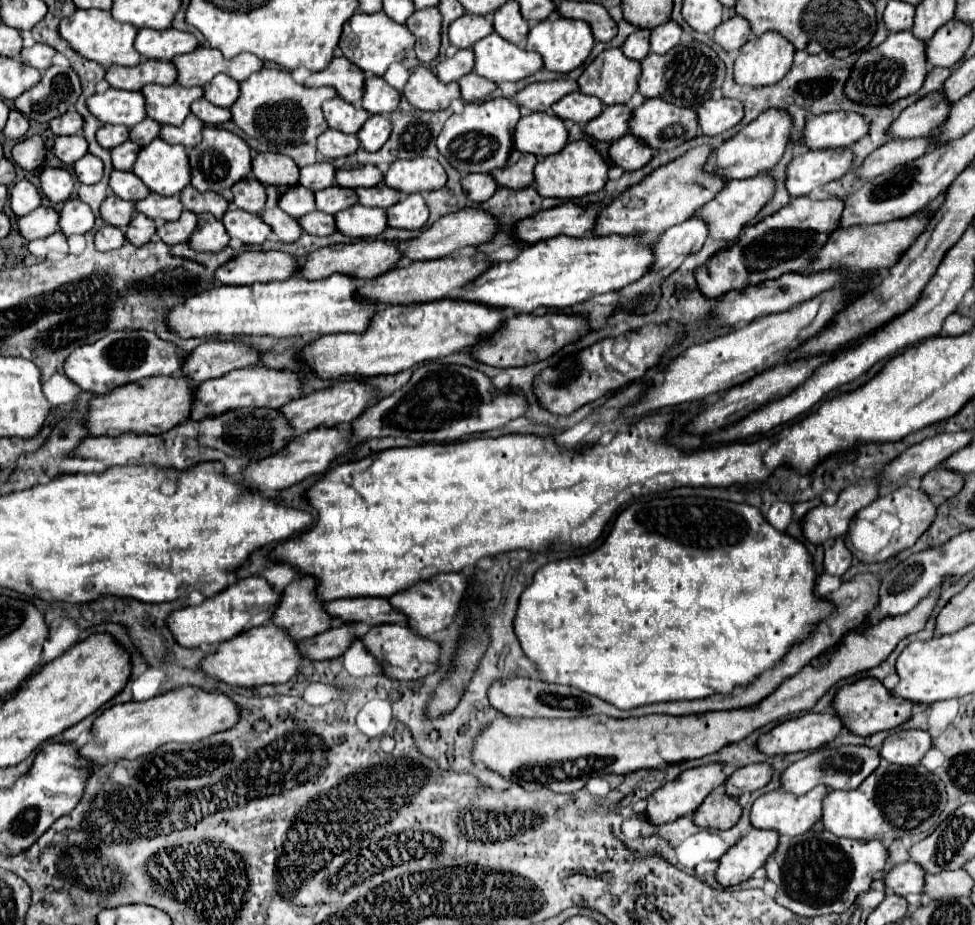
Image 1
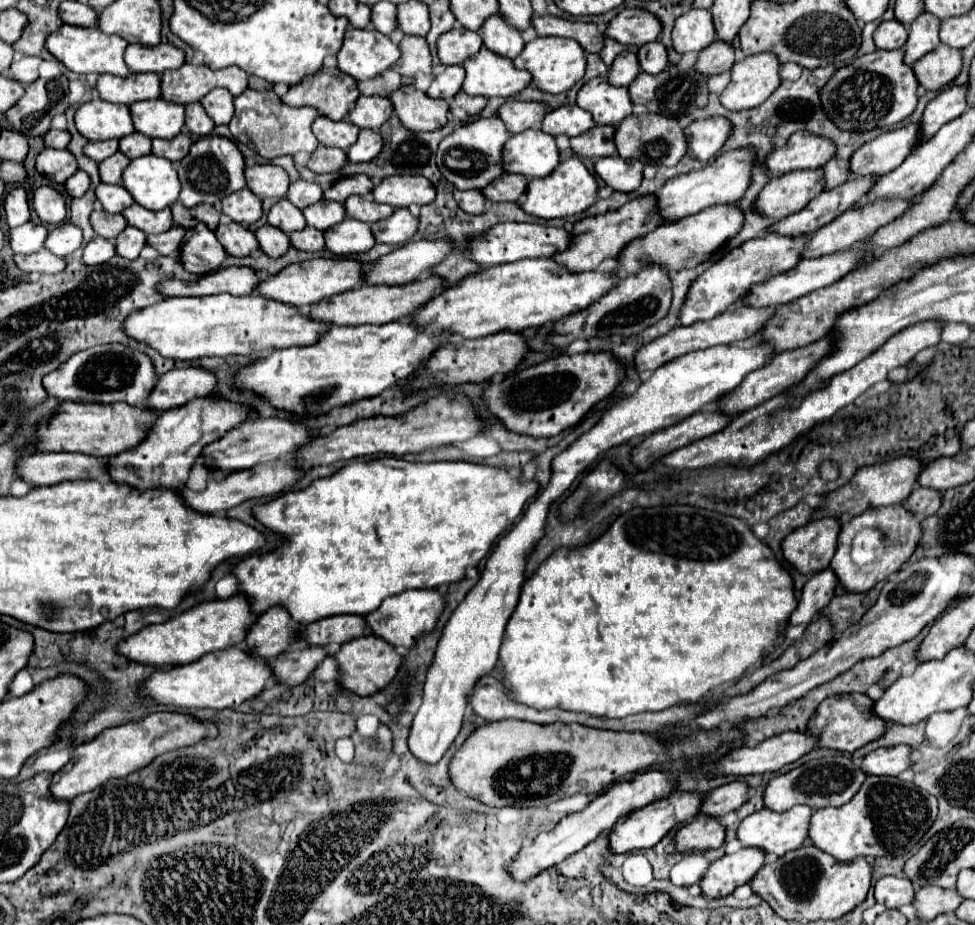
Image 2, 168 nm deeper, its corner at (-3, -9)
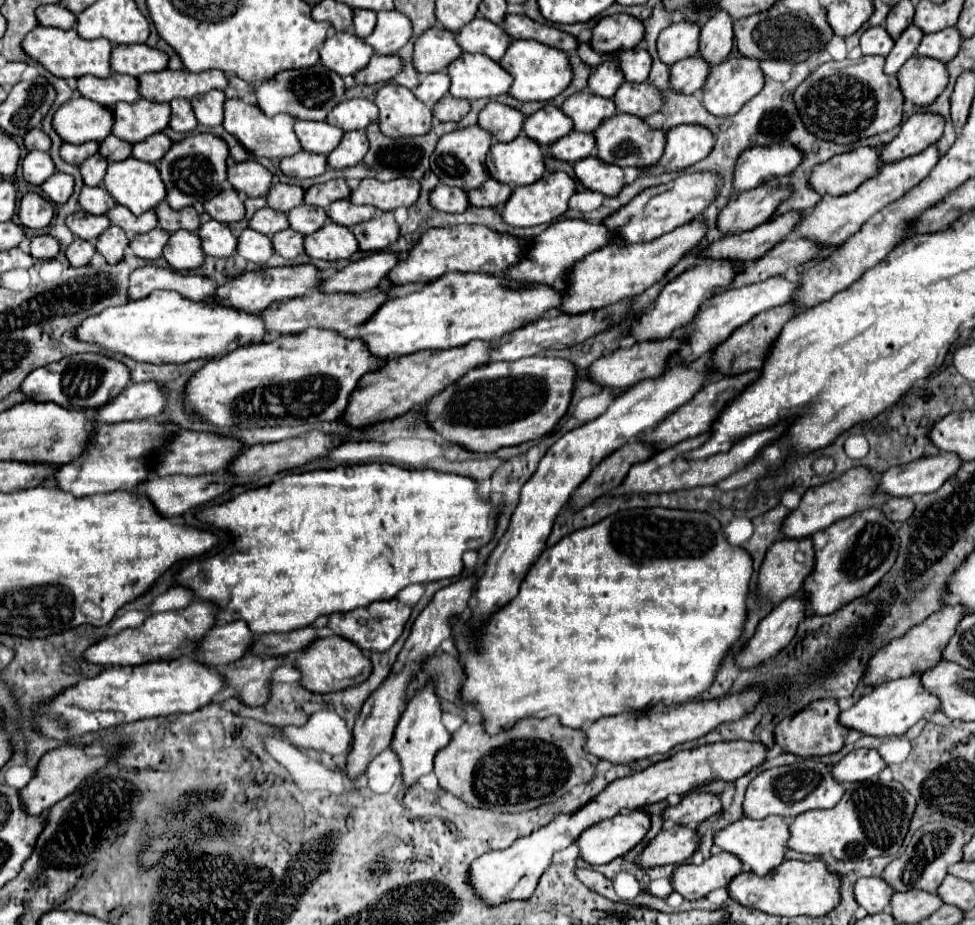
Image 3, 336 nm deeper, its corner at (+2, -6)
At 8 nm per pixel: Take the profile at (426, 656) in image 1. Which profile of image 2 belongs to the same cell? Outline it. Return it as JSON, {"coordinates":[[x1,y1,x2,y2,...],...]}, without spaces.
{"coordinates":[[365,635,341,645,341,651,335,655,335,659,339,661,343,673,341,687,355,695,375,695,395,679,397,669,403,663,403,655,399,655,393,645,387,645,387,641,381,641,381,637,373,635]]}

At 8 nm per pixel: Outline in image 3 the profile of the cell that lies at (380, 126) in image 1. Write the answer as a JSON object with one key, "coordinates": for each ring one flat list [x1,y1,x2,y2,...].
{"coordinates":[[346,132,340,144,326,156,330,168,348,168,356,166,368,152,368,138,364,132]]}

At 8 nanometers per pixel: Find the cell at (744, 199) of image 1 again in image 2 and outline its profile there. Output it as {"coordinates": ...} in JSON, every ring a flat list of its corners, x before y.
{"coordinates":[[725,203,725,205,715,205,709,209,703,209,701,213,689,215,677,223,665,223,661,227,657,227,655,231,647,233,645,237,631,241,627,245,627,249,621,253,619,257,619,267,613,273,627,273,627,275,635,275,641,265,639,265,639,255,649,255,649,261,663,265,667,271,679,271,685,267,695,267,707,259,711,259,713,253,717,253,719,249,723,249,729,239,733,239,743,225,743,217,741,217,741,209,737,209,737,205,733,203]]}

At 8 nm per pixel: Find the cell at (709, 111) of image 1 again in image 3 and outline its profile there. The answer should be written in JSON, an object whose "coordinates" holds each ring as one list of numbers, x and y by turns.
{"coordinates":[[696,124,674,126,666,132,666,148,660,162,656,162,656,166,648,166,640,170,640,176,682,172,684,168,706,158,712,146,714,146,714,138,708,128]]}

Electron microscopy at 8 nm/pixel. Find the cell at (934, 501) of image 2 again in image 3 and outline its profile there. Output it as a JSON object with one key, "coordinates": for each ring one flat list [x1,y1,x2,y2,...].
{"coordinates":[[888,498,882,508,884,516,888,516,894,524,902,524,904,520,908,520,914,512,914,502,908,498]]}

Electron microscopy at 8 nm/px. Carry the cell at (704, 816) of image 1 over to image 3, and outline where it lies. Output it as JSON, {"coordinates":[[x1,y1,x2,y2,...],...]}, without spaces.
{"coordinates":[[664,824,660,834,654,840,650,840,638,856,638,866,648,870,664,864,682,864,698,848,700,840,694,840,694,834,696,830,676,824]]}

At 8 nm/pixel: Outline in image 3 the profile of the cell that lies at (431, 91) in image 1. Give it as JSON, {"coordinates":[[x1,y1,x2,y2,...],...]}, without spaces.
{"coordinates":[[384,84,374,98,378,106,378,126,384,136,422,136,430,130,432,110,416,100,412,90,398,84]]}

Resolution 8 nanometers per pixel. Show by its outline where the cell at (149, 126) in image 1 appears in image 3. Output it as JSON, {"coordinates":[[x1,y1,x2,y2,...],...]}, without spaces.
{"coordinates":[[112,134,100,142,100,150,98,150,98,154,100,154,102,158,106,158,108,162,124,160,124,158,130,156,130,152,132,152,130,142,124,142,124,140,120,140,120,138,114,138]]}

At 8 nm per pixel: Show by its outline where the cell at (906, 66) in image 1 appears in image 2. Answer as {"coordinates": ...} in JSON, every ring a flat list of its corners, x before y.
{"coordinates":[[893,49,893,53,875,51,853,59,841,67,829,83,821,89,821,103,829,119,845,131,869,131,875,127,887,127,903,121,917,107,919,81,911,65,905,65,905,51]]}

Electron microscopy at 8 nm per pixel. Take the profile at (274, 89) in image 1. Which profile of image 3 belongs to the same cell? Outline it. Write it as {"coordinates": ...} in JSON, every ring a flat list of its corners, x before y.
{"coordinates":[[230,98,224,102,224,130,238,138,238,142,254,156,264,158,286,158,302,150,296,134,294,134,294,118,288,114,276,114,272,118,264,116,254,104,246,104,238,98]]}

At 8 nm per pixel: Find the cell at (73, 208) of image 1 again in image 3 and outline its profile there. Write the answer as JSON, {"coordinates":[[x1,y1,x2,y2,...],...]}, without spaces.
{"coordinates":[[44,234,44,236,36,236,32,238,30,242,30,254,32,258,36,260,48,260,48,258,54,258,58,254,60,246,58,246,58,240,54,240,52,236]]}

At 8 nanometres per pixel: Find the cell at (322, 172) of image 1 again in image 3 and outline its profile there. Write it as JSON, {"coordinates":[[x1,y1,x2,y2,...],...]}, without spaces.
{"coordinates":[[276,184,266,194,266,202,272,210,290,212,292,208,304,202,304,190,294,184]]}

